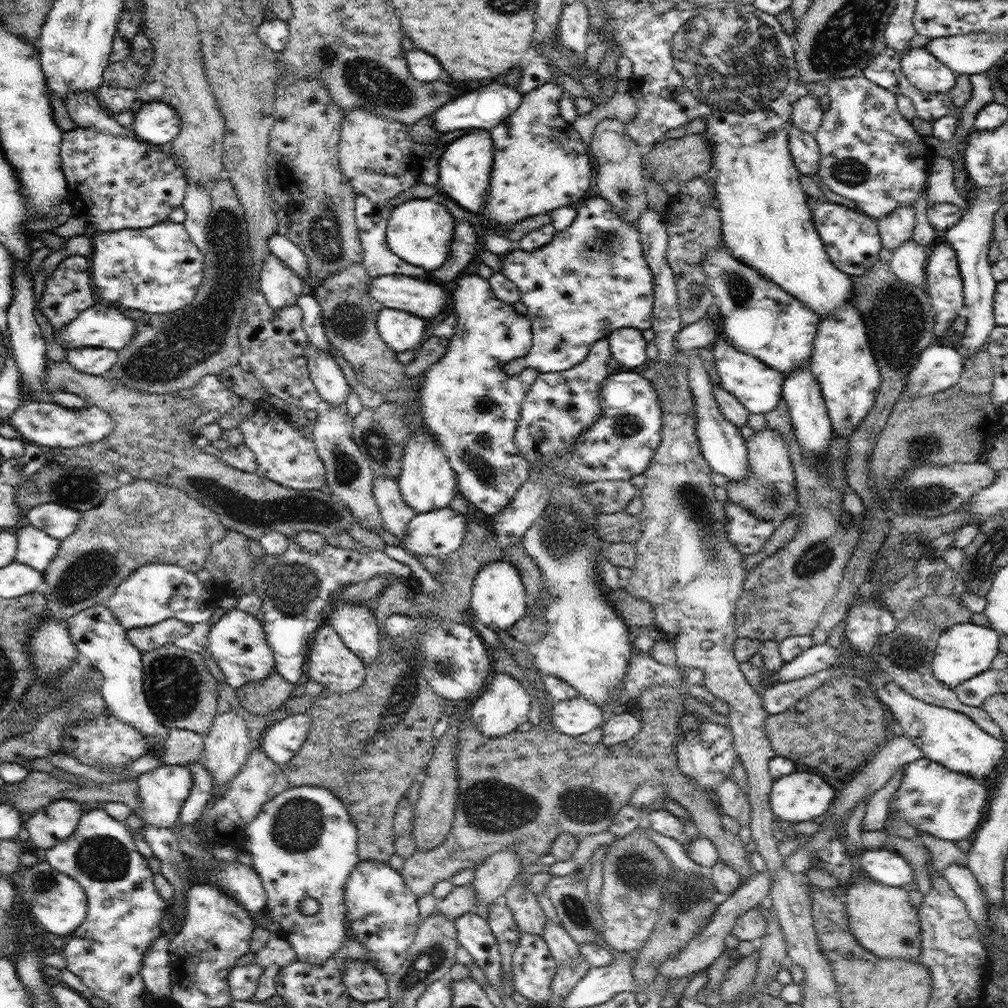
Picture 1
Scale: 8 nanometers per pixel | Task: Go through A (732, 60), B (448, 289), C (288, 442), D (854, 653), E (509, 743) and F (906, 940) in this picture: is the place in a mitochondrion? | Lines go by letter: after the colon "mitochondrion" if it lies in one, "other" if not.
A: mitochondrion
B: other
C: other
D: other
E: other
F: mitochondrion

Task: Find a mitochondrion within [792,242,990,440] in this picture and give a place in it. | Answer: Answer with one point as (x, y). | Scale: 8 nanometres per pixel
(898, 322)

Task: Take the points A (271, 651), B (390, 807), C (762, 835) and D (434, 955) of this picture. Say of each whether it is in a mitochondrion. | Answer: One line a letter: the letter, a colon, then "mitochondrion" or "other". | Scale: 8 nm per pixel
A: other
B: other
C: other
D: mitochondrion

